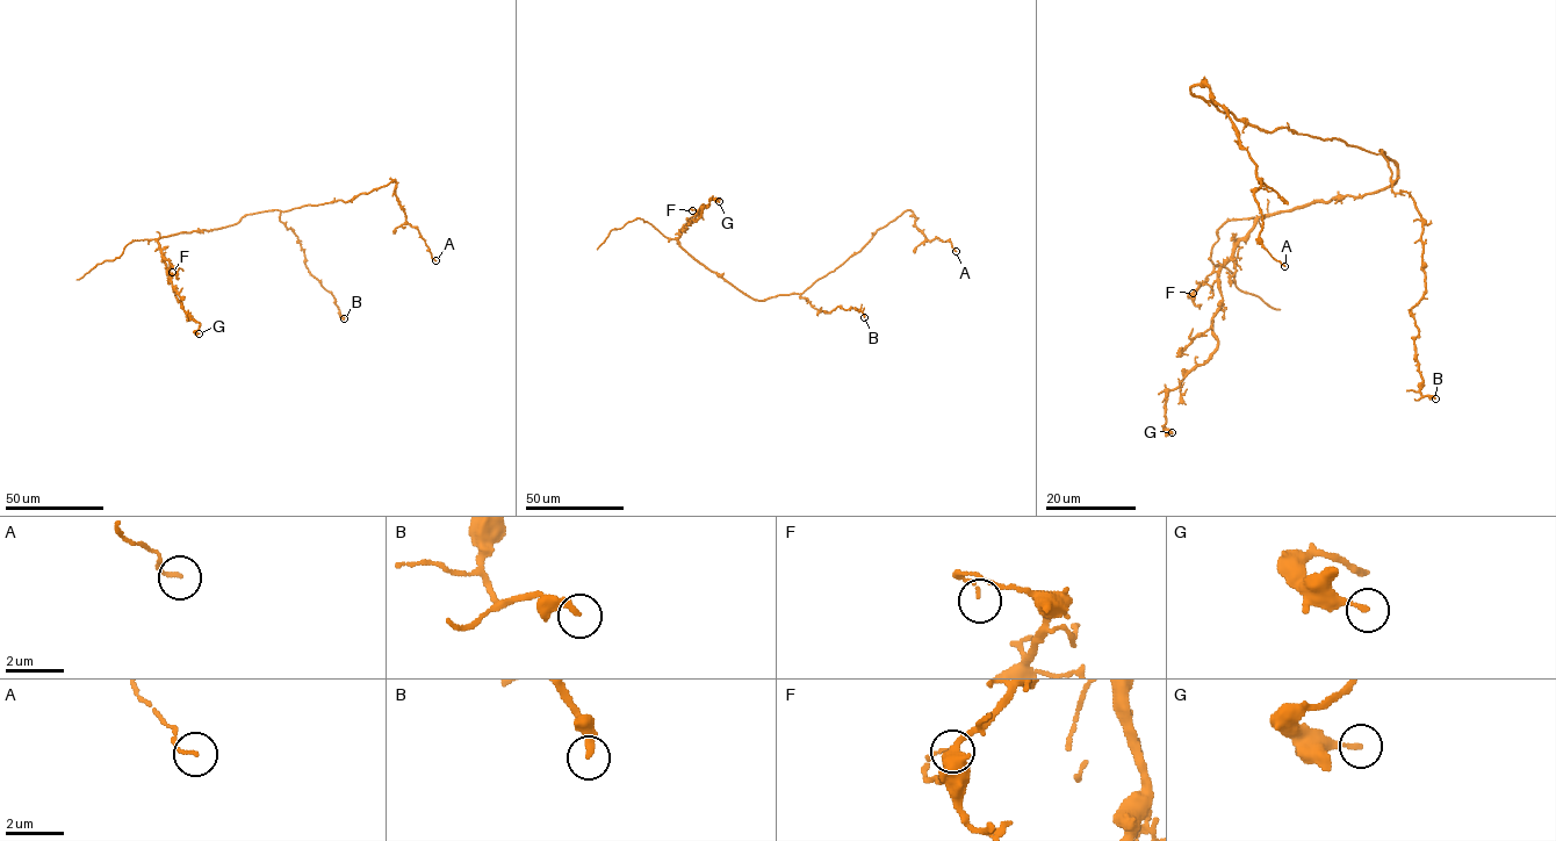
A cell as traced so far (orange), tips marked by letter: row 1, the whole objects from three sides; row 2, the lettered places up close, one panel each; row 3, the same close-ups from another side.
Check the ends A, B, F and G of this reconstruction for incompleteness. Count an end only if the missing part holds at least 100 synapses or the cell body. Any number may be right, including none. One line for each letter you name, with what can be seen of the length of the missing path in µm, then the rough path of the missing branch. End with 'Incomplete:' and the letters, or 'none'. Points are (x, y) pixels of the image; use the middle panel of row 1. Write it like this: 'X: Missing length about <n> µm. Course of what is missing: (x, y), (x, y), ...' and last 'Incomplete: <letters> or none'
Incomplete: none

